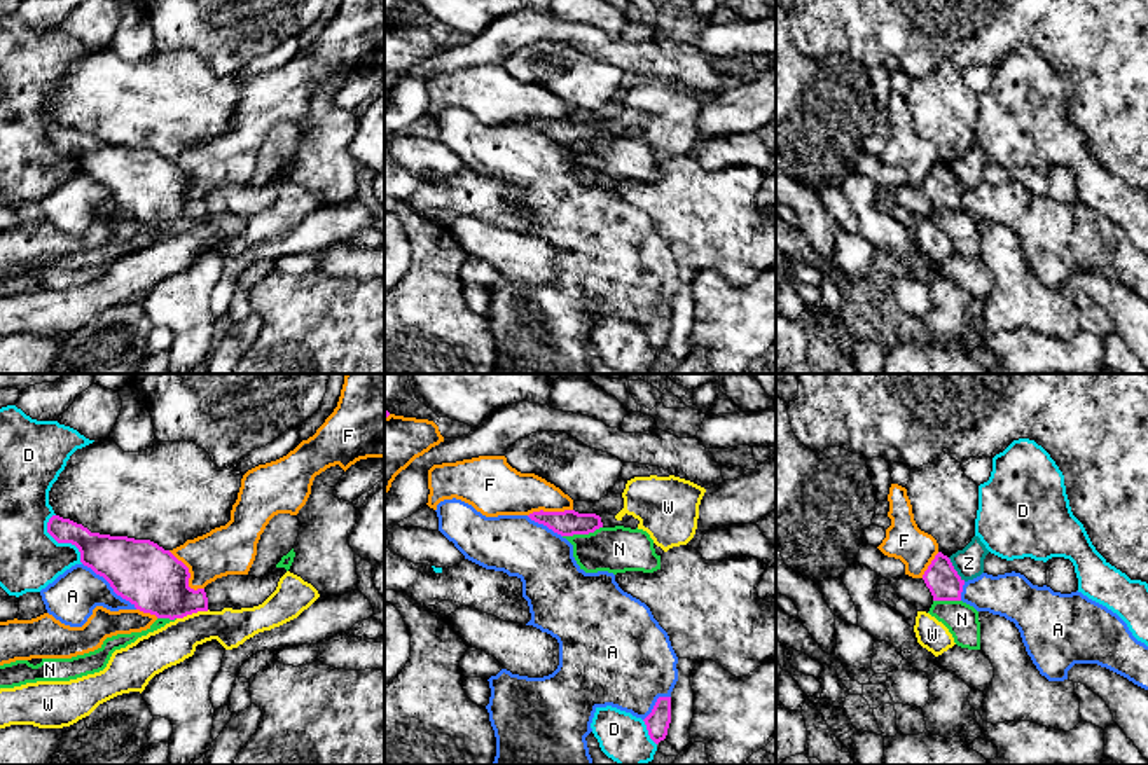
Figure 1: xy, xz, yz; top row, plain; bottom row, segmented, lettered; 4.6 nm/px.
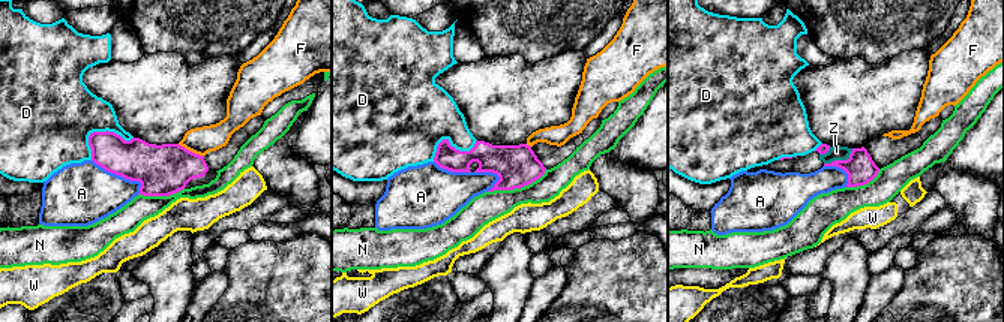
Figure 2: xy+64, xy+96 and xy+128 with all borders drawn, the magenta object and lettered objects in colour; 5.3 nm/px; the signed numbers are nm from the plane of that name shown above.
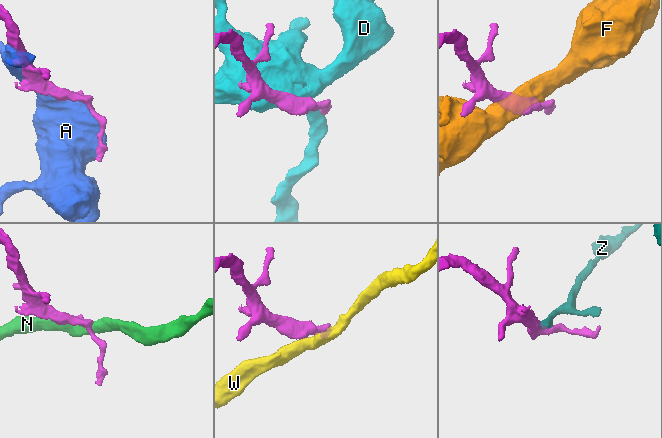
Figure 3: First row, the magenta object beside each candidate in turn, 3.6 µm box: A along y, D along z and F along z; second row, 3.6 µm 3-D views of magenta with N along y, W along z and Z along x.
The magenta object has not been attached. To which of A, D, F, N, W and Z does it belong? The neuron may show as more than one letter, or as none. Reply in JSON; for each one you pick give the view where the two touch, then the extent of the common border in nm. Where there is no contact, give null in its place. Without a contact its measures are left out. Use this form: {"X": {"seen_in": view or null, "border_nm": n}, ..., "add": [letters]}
{"add": []}

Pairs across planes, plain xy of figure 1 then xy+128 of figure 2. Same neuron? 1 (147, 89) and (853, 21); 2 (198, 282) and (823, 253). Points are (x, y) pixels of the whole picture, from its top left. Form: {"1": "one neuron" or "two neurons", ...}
{"1": "two neurons", "2": "two neurons"}

